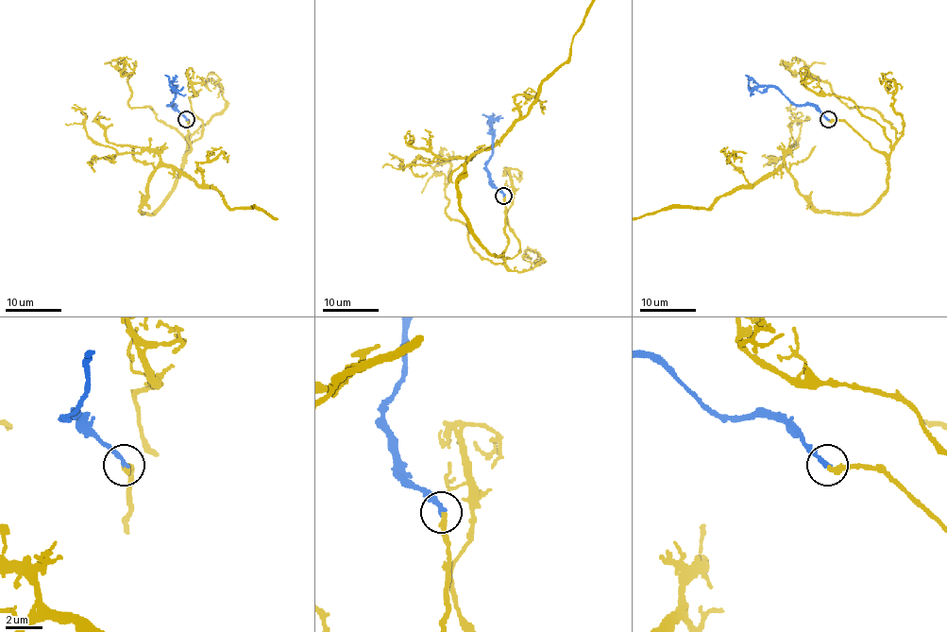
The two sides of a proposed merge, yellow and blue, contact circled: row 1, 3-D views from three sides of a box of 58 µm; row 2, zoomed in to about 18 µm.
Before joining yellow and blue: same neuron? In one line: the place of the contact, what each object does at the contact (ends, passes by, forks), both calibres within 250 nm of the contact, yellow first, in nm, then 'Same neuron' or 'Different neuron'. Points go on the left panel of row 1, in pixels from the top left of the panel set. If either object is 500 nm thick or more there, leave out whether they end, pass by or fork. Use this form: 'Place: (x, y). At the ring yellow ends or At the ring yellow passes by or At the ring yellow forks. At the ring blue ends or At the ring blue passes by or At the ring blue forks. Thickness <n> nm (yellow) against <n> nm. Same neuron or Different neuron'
Place: (186, 119). At the ring yellow ends. At the ring blue ends. Thickness 260 nm (yellow) against 240 nm. Same neuron

